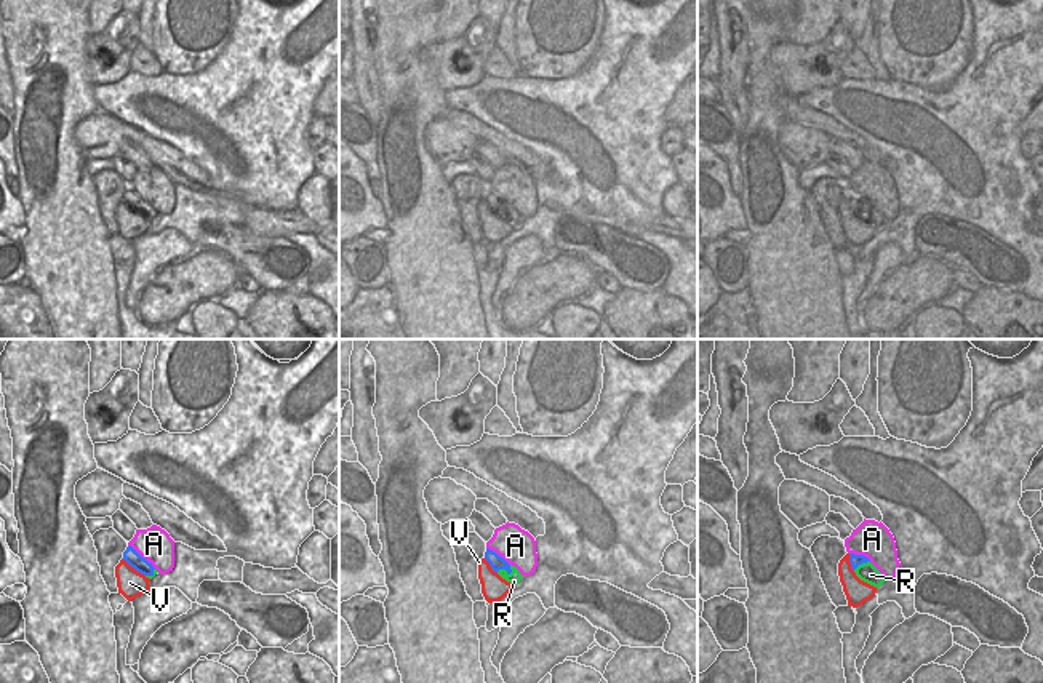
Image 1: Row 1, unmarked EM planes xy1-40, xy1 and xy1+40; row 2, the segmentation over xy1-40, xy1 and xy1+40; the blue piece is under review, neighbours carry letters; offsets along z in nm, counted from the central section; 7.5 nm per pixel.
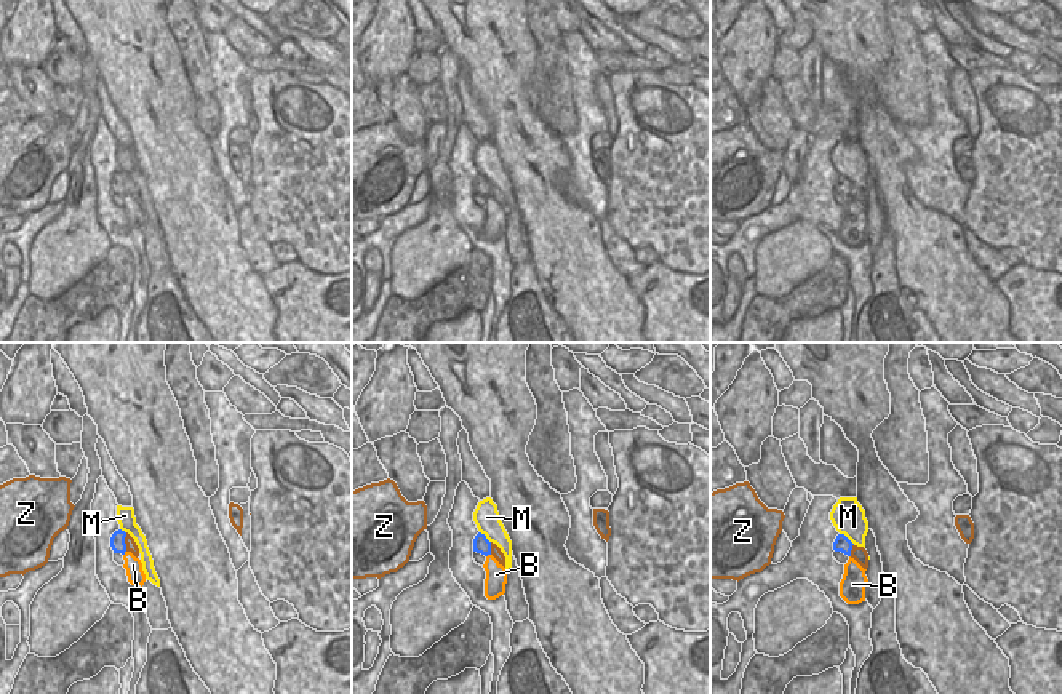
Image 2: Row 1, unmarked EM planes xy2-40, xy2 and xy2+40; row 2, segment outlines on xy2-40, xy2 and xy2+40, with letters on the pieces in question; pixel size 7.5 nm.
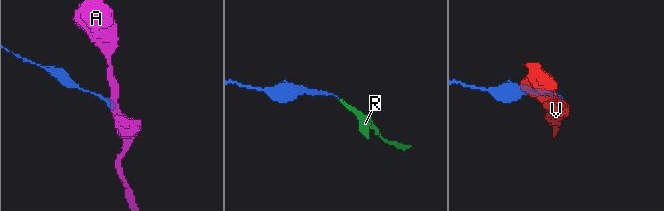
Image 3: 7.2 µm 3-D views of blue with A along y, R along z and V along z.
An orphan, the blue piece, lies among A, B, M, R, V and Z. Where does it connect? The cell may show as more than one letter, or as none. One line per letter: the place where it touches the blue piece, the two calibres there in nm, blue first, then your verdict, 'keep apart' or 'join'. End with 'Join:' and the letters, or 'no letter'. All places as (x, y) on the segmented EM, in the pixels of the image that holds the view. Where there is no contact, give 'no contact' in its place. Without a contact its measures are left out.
A: contact xy1-40 (141, 557); calibres 120 and 260 nm; keep apart
B: contact xy2-40 (123, 554); calibres 120 and 130 nm; keep apart
M: contact xy2+40 (846, 538); calibres 120 and 260 nm; keep apart
R: contact xy1 (504, 568); calibres 110 and 100 nm; join
V: contact xy1-40 (133, 567); calibres 120 and 200 nm; keep apart
Z: contact xy2-40 (123, 542); calibres 120 and 80 nm; keep apart
Join: R

